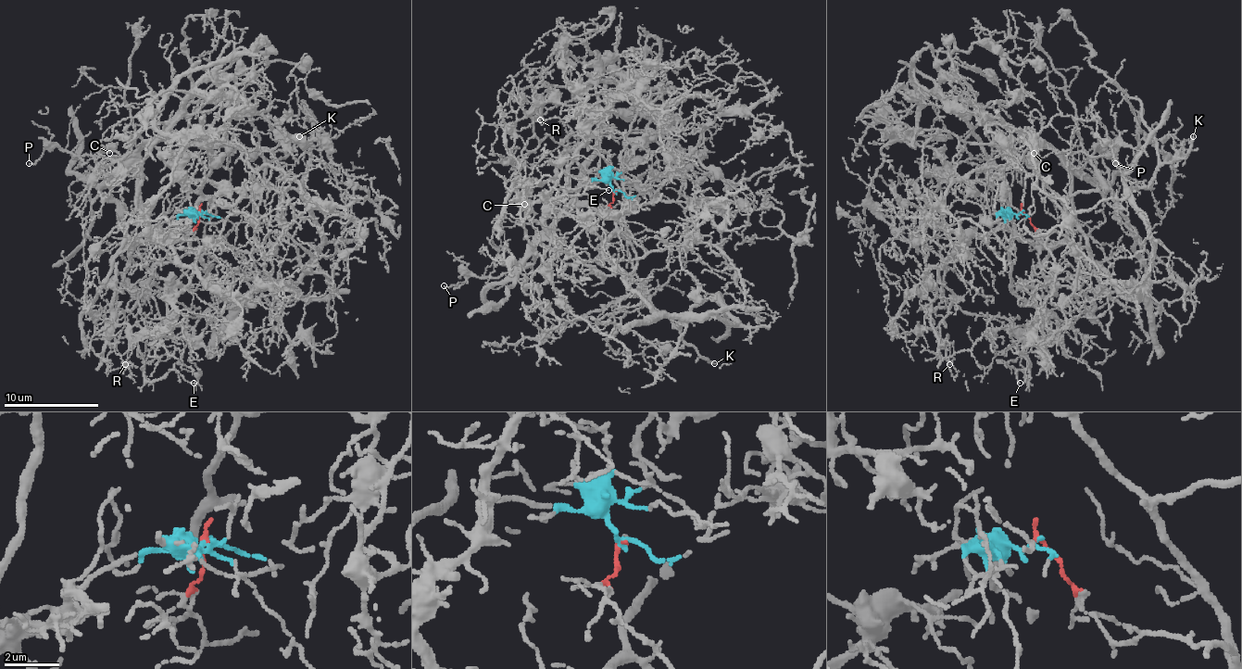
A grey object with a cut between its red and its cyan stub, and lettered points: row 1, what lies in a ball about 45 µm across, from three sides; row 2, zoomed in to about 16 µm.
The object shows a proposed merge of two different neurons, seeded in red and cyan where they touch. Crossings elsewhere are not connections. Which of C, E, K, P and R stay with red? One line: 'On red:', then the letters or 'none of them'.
On red: K

